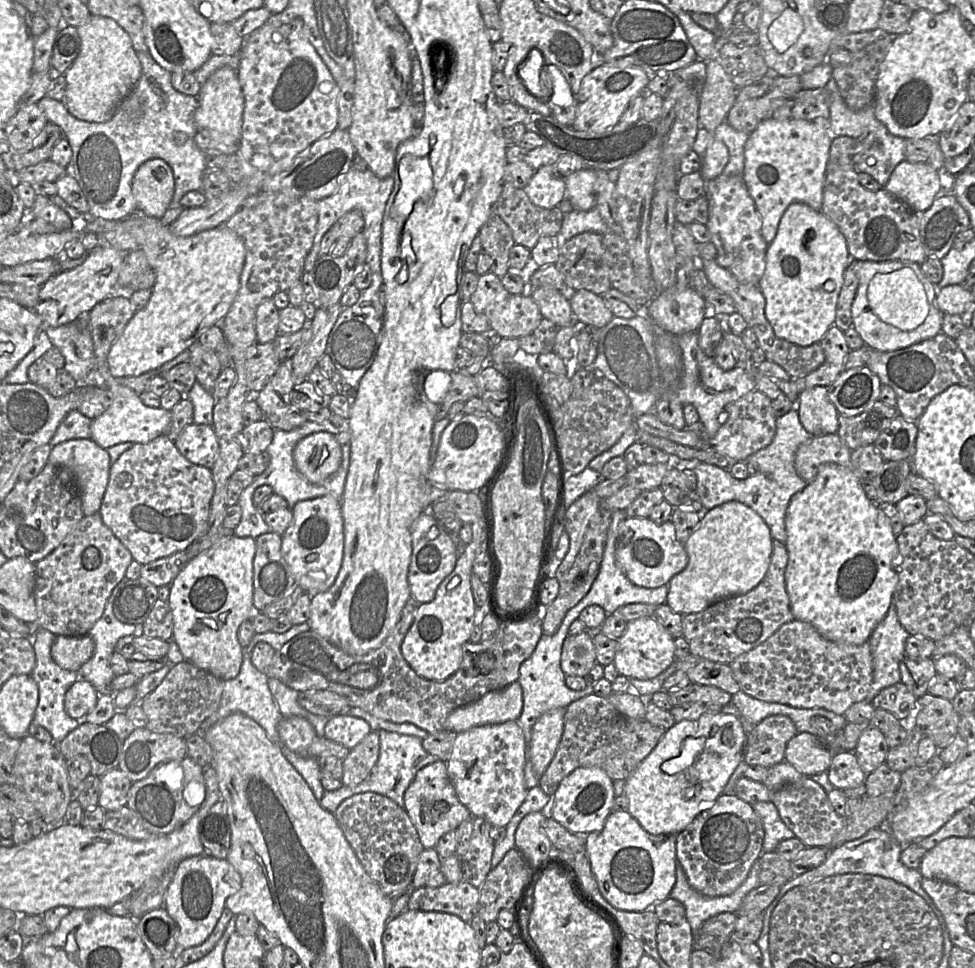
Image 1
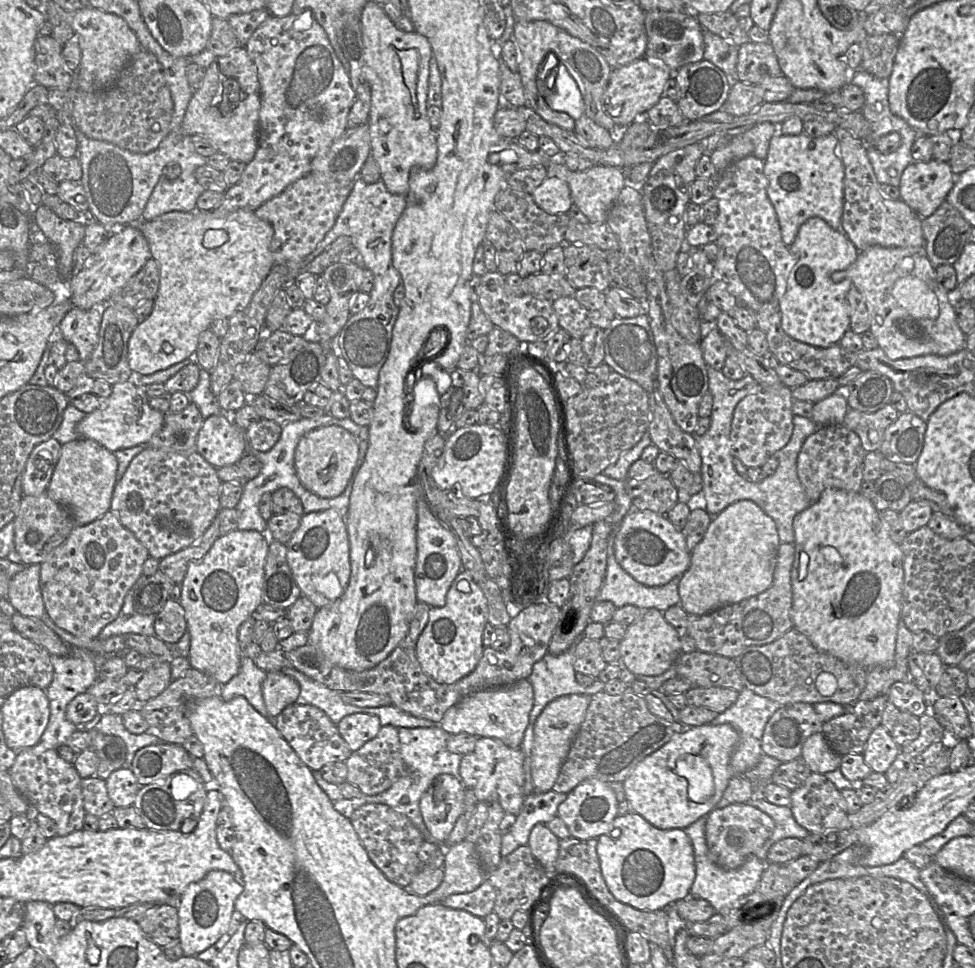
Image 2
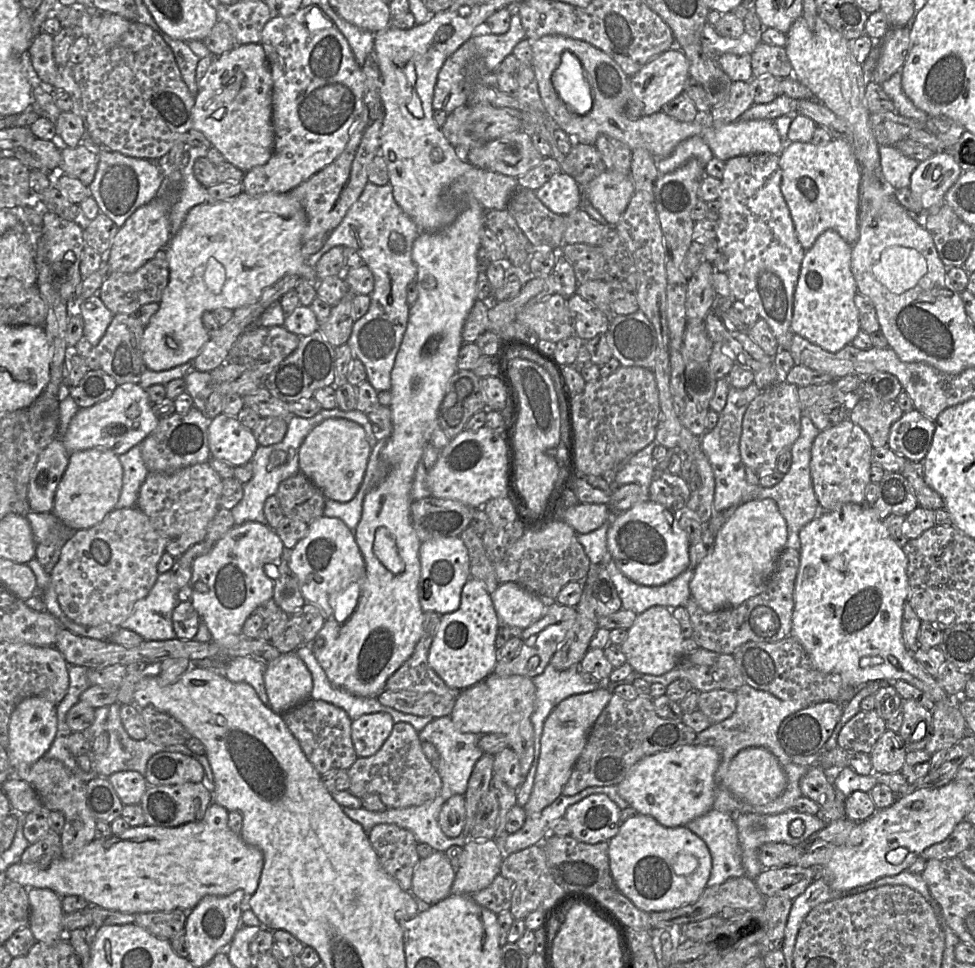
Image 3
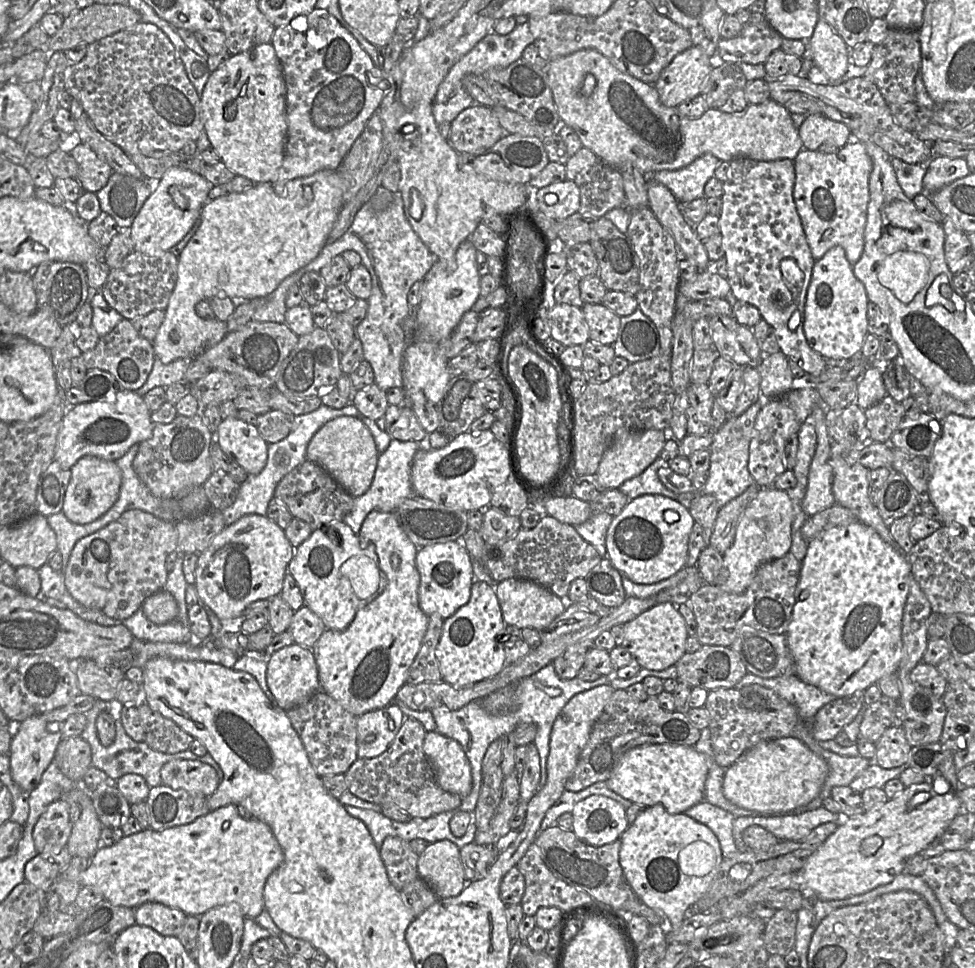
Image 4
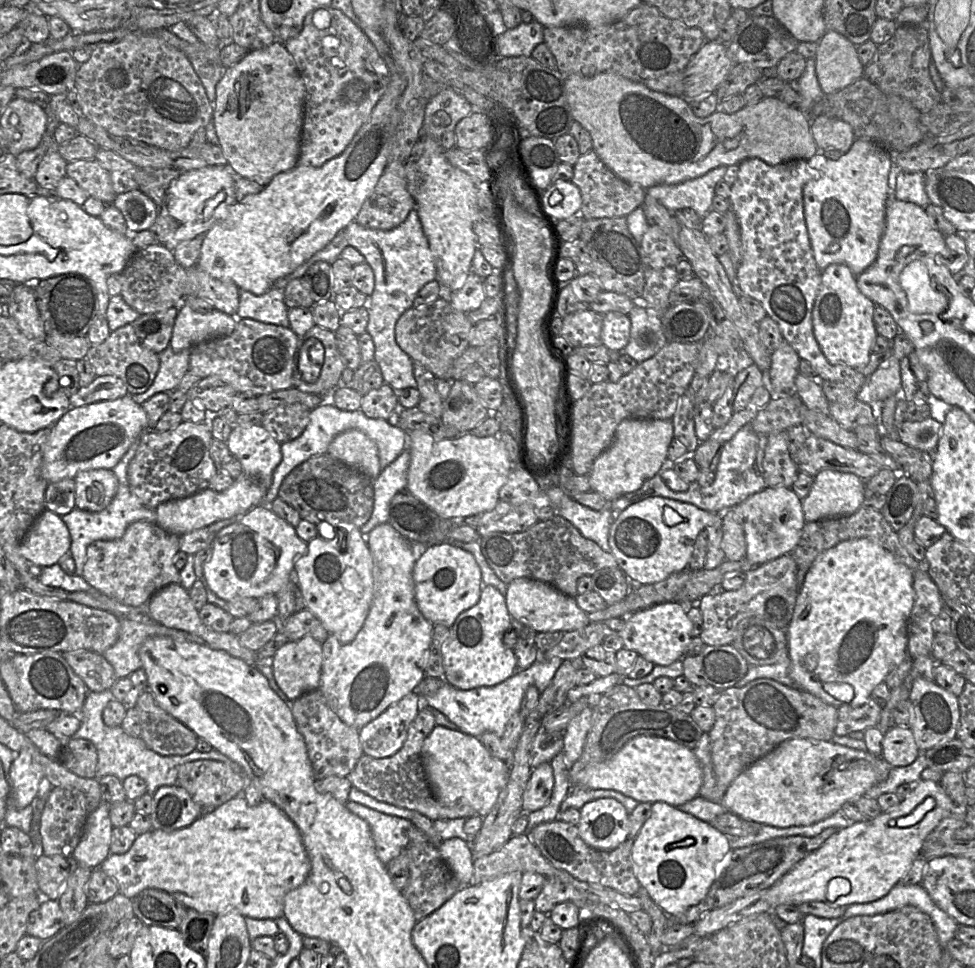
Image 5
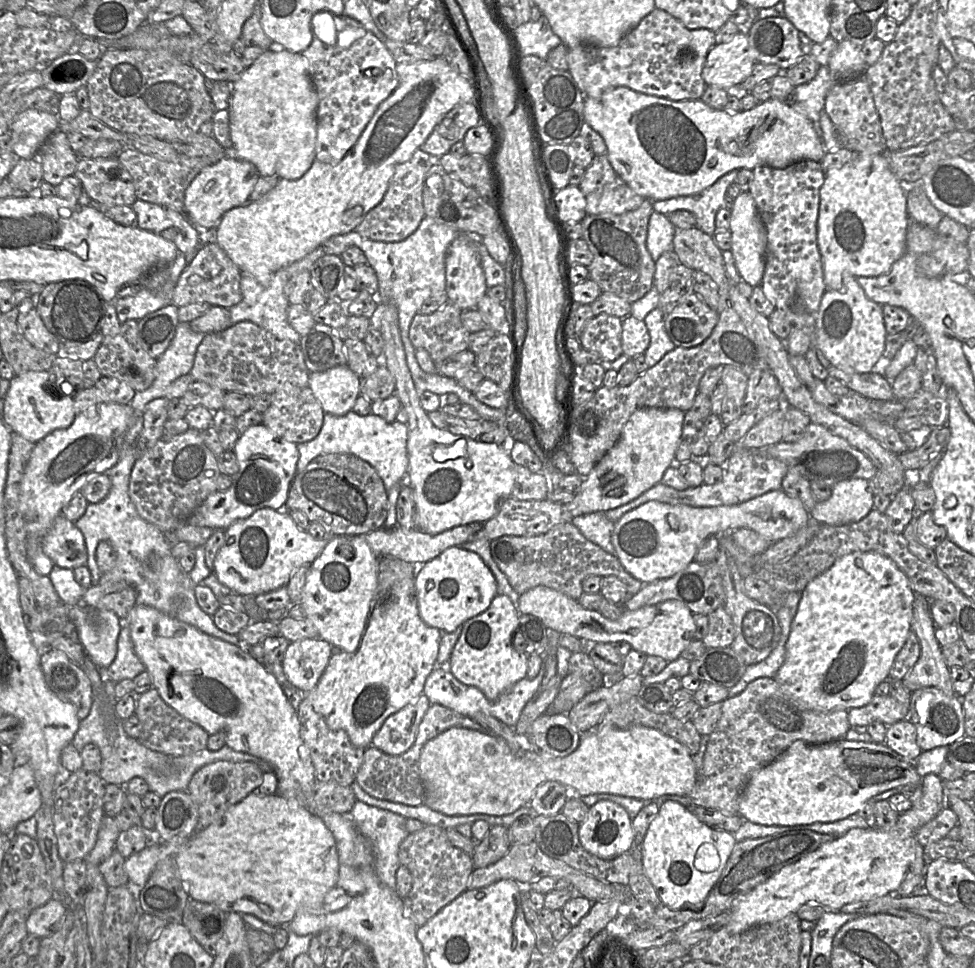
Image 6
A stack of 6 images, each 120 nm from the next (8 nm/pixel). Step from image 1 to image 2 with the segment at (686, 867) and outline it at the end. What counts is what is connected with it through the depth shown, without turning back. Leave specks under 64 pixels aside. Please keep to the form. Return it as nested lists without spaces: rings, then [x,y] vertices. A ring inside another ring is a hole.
[[[746,803],[716,807],[706,818],[705,837],[713,861],[723,869],[736,869],[756,852],[771,837],[773,819],[759,809]]]

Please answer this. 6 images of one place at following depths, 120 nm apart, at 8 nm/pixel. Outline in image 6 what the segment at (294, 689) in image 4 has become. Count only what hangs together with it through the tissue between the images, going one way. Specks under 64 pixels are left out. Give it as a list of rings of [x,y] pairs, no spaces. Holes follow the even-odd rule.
[[[306,638],[290,642],[281,662],[288,681],[302,692],[313,690],[334,650],[329,642],[321,638]]]

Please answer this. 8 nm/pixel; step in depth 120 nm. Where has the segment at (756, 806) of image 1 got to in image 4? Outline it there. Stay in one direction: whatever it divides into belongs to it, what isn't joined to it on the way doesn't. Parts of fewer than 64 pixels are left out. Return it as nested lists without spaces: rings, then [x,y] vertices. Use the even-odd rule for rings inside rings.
[[[824,807],[808,810],[802,813],[787,813],[772,816],[740,816],[735,817],[733,836],[736,847],[740,852],[746,852],[749,847],[745,844],[742,834],[746,828],[758,825],[782,840],[797,841],[806,837],[813,829],[827,822],[841,823],[841,814],[828,811]]]

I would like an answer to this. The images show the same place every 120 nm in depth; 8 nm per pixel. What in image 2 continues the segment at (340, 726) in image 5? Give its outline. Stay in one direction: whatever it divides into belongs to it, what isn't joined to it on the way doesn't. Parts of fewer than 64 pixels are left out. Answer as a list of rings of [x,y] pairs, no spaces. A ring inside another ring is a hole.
[[[294,703],[286,707],[274,719],[274,723],[299,758],[313,771],[319,771],[327,764],[346,762],[351,756],[352,751],[340,735],[337,724],[316,706]]]

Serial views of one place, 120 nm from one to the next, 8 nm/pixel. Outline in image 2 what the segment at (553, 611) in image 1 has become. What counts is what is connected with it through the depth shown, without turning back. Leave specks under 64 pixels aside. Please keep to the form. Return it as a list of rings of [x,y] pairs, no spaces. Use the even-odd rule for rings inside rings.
[[[599,521],[592,526],[590,547],[583,559],[577,563],[571,576],[570,592],[566,602],[560,607],[560,617],[551,638],[548,652],[560,655],[571,648],[583,635],[586,626],[591,622],[590,612],[603,586],[607,564],[607,539],[610,534],[609,521]]]

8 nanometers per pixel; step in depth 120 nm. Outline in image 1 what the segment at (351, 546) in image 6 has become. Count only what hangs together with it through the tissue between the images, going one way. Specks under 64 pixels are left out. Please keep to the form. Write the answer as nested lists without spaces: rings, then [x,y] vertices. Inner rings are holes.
[[[331,495],[297,502],[292,508],[293,522],[282,535],[282,555],[298,586],[315,595],[327,591],[335,582],[344,553],[344,518],[341,500]]]

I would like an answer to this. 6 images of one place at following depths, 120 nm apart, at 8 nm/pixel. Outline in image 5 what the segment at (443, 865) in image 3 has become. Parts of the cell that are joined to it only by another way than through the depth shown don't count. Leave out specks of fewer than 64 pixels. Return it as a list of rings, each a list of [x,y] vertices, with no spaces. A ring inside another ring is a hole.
[[[450,838],[438,846],[439,853],[453,875],[462,886],[471,883],[474,855],[471,844],[460,839]]]

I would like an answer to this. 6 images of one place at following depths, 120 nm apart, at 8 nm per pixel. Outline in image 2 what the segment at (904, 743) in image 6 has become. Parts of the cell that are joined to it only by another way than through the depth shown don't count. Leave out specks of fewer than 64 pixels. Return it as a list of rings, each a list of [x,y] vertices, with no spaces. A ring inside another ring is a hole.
[[[880,725],[872,730],[862,756],[872,772],[885,773],[900,751],[891,734]]]

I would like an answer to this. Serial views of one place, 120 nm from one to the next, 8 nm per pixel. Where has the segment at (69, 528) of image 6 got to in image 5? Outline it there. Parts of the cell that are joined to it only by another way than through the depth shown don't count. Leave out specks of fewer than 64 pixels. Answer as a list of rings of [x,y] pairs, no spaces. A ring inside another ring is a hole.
[[[45,509],[23,538],[20,545],[20,552],[29,563],[40,567],[46,567],[58,564],[63,555],[70,553],[70,546],[70,533],[62,517]]]

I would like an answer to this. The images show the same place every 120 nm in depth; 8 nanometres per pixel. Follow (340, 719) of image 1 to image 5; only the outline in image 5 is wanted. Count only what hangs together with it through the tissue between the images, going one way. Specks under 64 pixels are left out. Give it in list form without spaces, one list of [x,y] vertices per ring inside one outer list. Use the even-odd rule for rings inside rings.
[[[415,693],[407,694],[358,730],[363,753],[373,758],[386,758],[398,752],[407,738],[410,724],[420,712],[420,699]]]

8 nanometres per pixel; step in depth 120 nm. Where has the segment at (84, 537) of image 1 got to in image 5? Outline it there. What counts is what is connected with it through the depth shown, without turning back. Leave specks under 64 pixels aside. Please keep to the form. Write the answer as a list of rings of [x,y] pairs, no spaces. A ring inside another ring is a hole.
[[[137,521],[130,524],[124,535],[116,540],[92,542],[86,553],[82,578],[107,597],[131,607],[147,604],[149,599],[168,584],[180,584],[180,570],[174,565],[174,557],[179,550],[180,536],[171,534],[155,523]]]

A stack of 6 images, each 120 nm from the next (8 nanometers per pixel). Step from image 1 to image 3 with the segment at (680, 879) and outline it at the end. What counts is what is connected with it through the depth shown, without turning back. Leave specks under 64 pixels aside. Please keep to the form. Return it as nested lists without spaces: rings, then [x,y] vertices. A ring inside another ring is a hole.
[[[712,808],[685,826],[705,842],[710,852],[712,868],[707,887],[745,875],[733,815]]]

